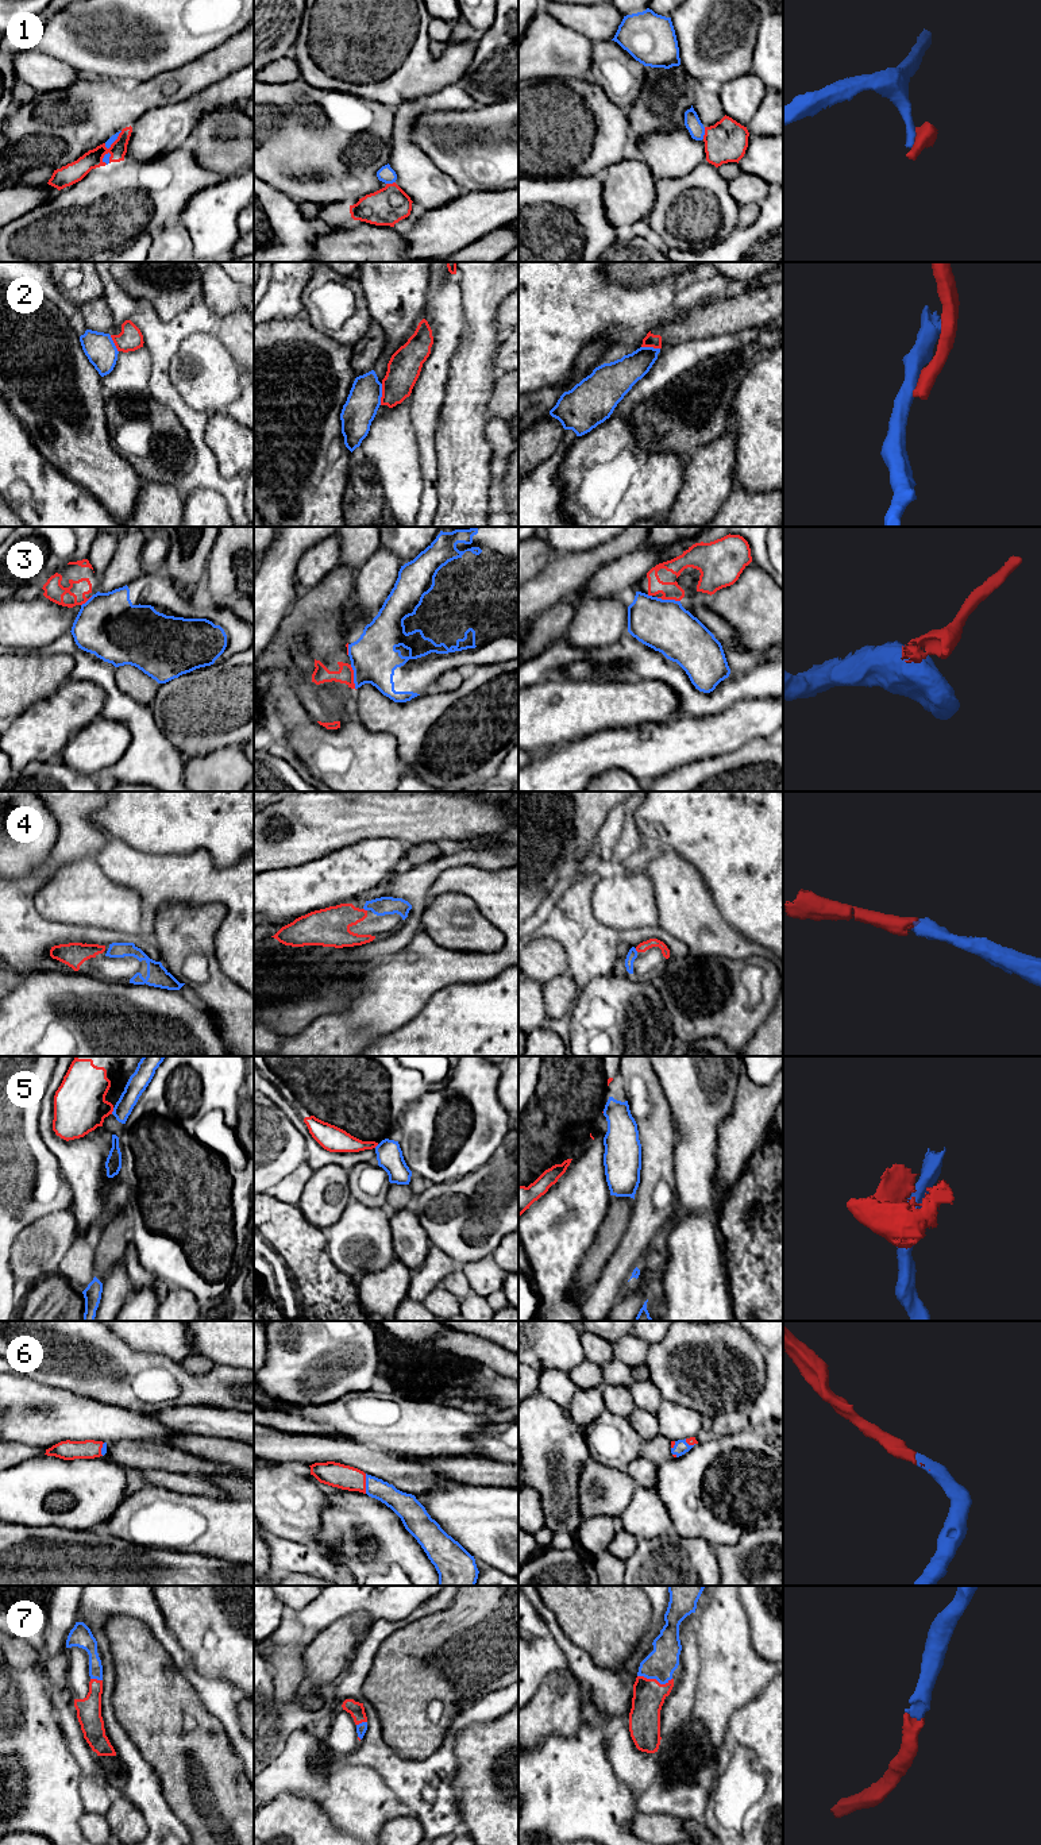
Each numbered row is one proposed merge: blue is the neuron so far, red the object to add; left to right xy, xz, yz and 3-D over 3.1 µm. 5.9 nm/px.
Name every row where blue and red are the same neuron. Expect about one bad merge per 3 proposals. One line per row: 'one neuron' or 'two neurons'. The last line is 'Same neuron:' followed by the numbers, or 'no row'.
1: two neurons
2: two neurons
3: two neurons
4: one neuron
5: two neurons
6: one neuron
7: one neuron
Same neuron: 4, 6, 7

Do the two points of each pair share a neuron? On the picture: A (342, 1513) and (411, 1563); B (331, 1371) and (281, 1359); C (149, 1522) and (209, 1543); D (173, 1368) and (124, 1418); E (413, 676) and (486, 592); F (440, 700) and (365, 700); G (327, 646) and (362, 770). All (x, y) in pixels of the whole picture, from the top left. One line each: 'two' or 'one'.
A: one
B: one
C: one
D: two
E: one
F: one
G: two

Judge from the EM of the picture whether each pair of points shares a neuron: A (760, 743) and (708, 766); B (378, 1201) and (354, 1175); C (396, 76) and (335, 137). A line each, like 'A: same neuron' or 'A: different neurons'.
A: same neuron
B: same neuron
C: different neurons

